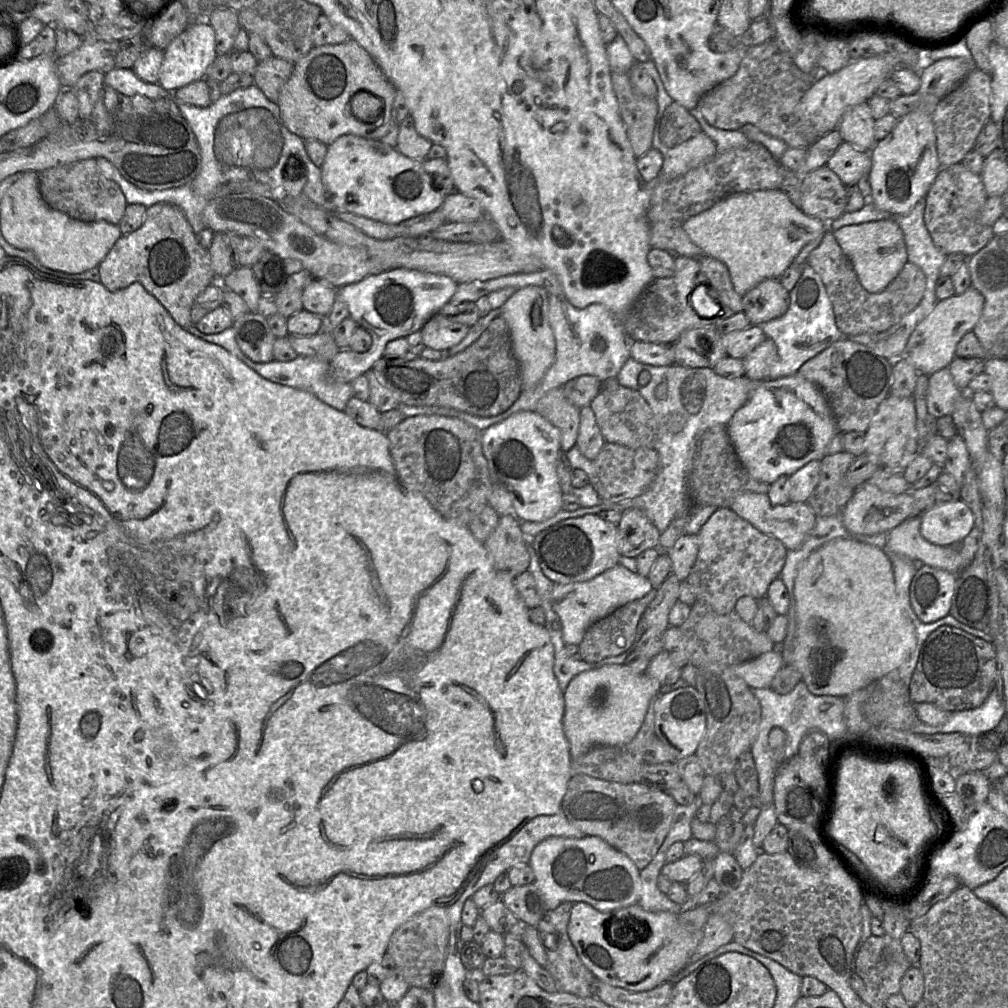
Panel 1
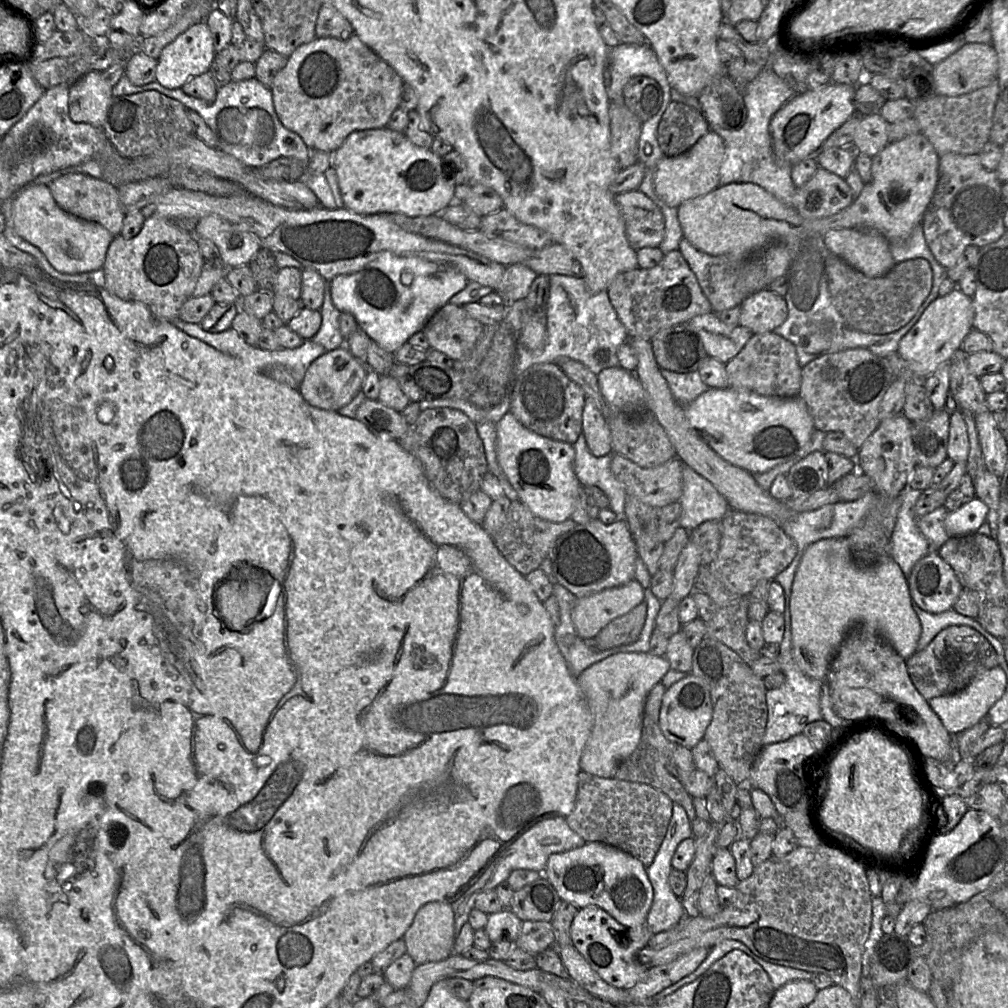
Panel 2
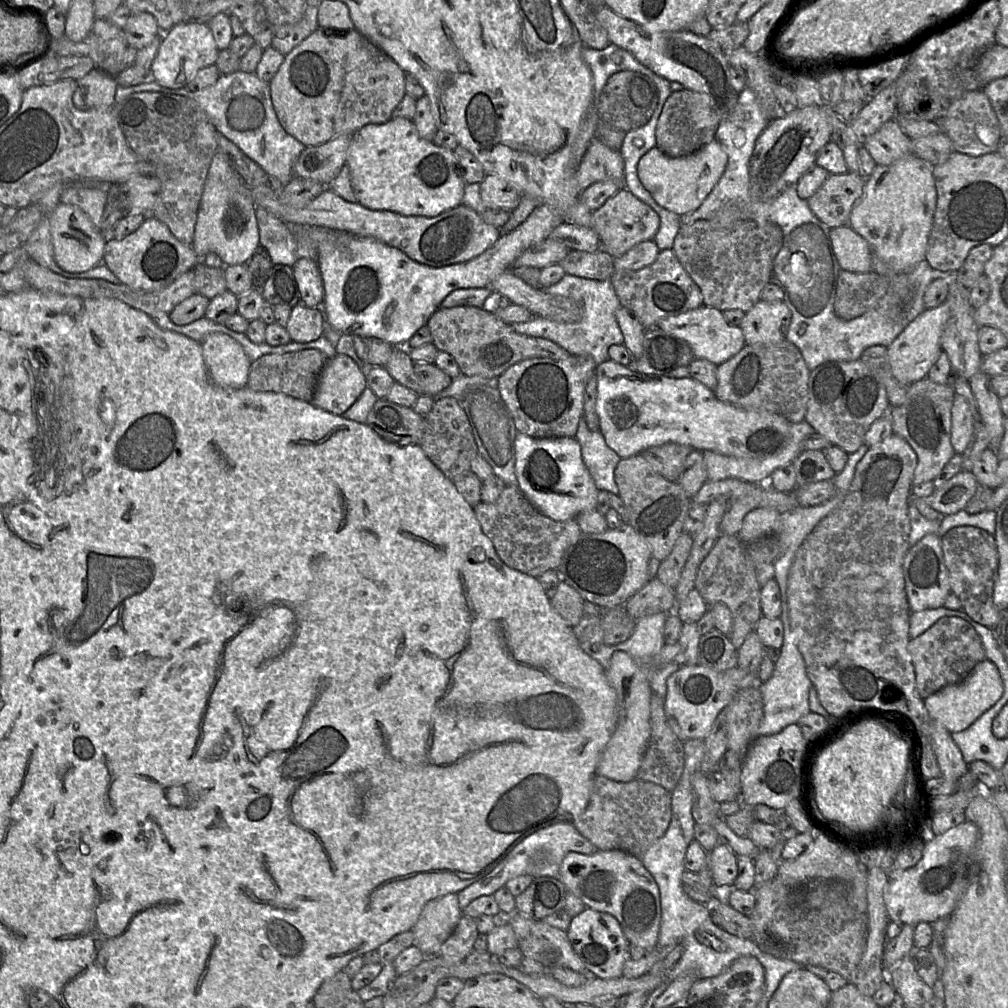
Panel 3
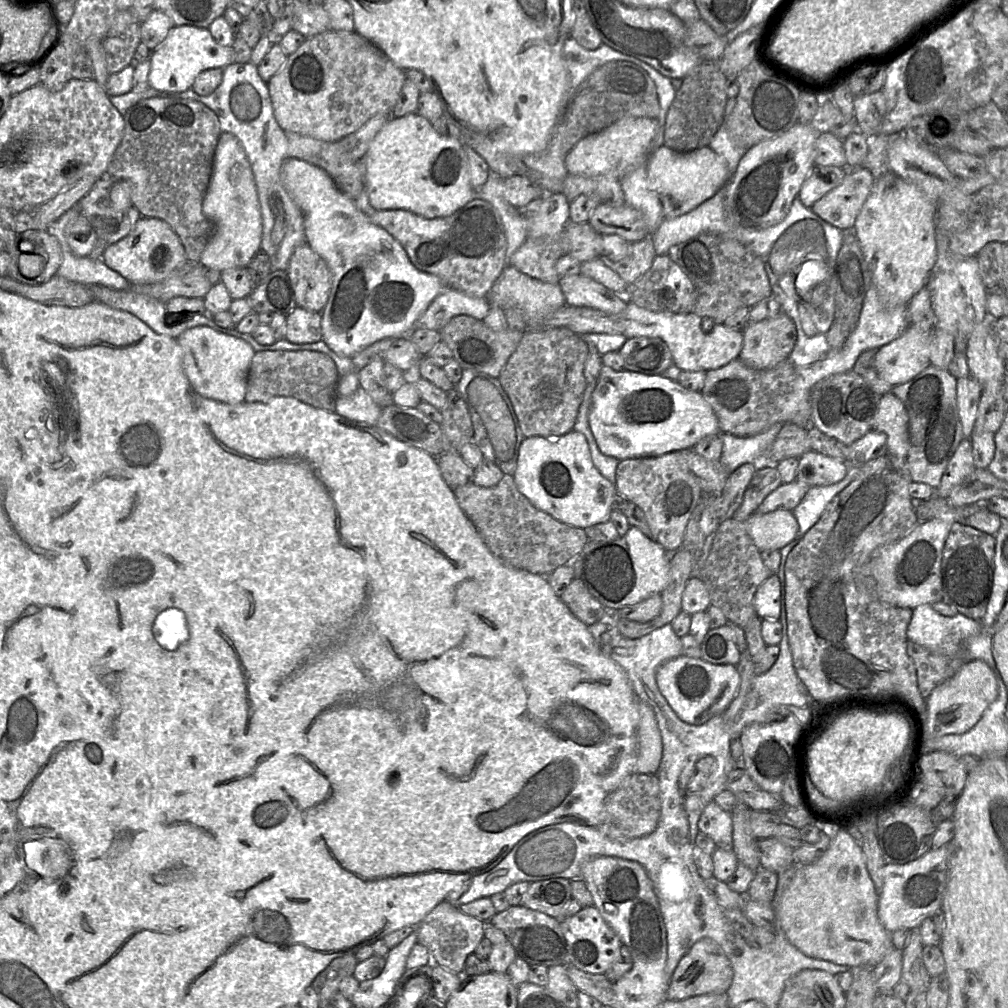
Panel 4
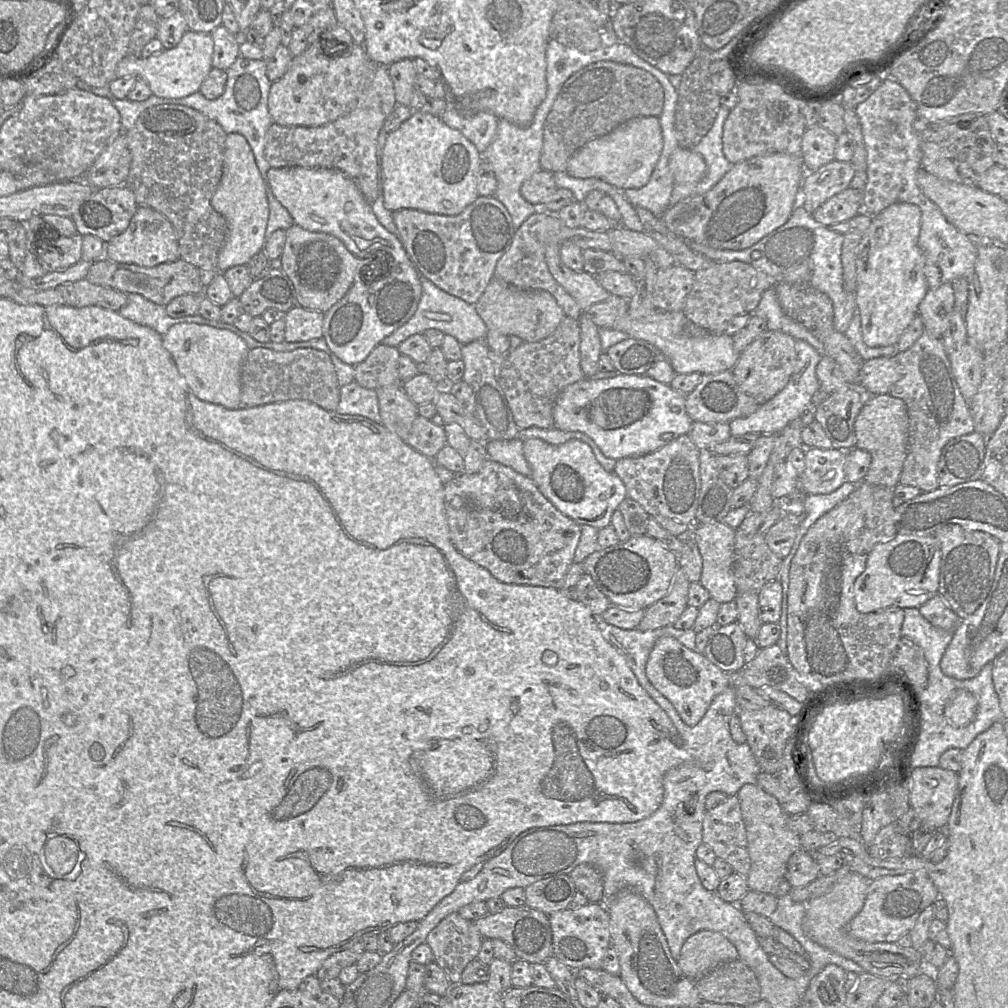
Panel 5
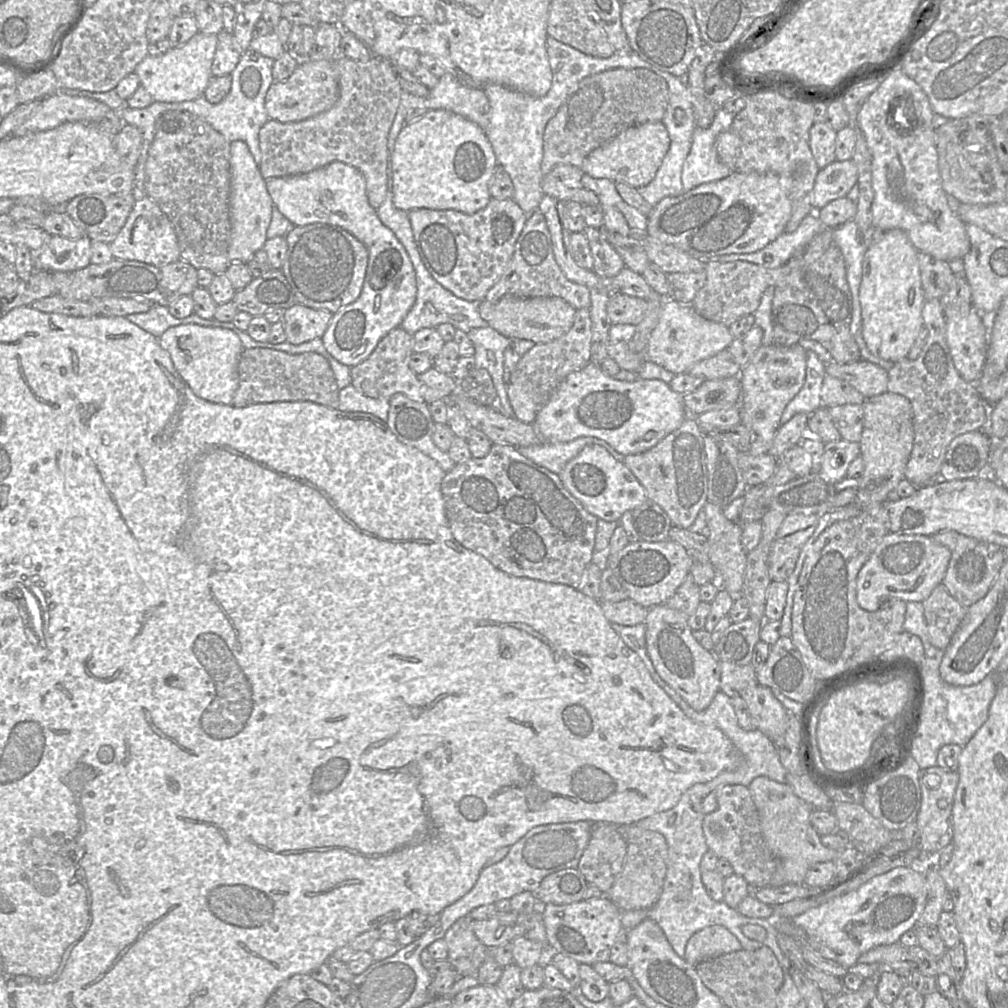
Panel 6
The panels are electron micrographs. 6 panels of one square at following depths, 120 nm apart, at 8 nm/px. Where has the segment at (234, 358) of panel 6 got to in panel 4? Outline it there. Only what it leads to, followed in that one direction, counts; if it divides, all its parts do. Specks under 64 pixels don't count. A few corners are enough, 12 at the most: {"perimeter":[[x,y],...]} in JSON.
{"perimeter":[[204,325],[176,339],[198,394],[244,401],[255,354]]}

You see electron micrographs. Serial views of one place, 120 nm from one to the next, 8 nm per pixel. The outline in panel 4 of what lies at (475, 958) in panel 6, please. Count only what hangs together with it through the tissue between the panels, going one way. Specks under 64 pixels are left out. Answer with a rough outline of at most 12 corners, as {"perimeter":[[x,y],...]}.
{"perimeter":[[448,901],[415,927],[432,963],[463,974],[484,922]]}

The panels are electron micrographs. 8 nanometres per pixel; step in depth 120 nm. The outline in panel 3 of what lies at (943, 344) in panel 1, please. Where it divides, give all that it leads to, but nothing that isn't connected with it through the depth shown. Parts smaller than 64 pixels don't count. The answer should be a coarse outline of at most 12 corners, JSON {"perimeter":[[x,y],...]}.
{"perimeter":[[947,300],[926,309],[887,347],[892,374],[928,377],[943,351]]}

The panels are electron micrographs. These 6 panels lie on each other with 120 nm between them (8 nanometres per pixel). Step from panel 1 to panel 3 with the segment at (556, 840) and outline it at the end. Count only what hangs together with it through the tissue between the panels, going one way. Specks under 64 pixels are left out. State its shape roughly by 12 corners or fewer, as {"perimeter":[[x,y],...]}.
{"perimeter":[[621,850],[569,852],[558,879],[614,916],[631,945],[657,947],[659,889]]}

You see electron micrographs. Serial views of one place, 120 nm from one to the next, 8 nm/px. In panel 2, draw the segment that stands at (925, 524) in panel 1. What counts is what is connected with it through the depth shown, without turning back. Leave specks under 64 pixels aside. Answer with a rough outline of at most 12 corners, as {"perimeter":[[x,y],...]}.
{"perimeter":[[978,498],[950,511],[949,537],[972,534],[986,521],[988,506]]}

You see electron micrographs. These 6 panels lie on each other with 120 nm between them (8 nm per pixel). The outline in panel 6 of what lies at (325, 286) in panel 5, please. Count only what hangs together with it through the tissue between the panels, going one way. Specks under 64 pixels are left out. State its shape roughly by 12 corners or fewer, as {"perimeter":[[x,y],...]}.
{"perimeter":[[326,223],[293,226],[280,268],[296,301],[335,313],[368,250]]}

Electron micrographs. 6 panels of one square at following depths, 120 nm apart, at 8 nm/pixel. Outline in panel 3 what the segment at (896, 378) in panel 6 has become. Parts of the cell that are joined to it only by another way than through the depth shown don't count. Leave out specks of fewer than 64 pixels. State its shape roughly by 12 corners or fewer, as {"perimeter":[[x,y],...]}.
{"perimeter":[[926,377],[890,409],[893,432],[917,454],[913,485],[955,454],[952,382]]}

